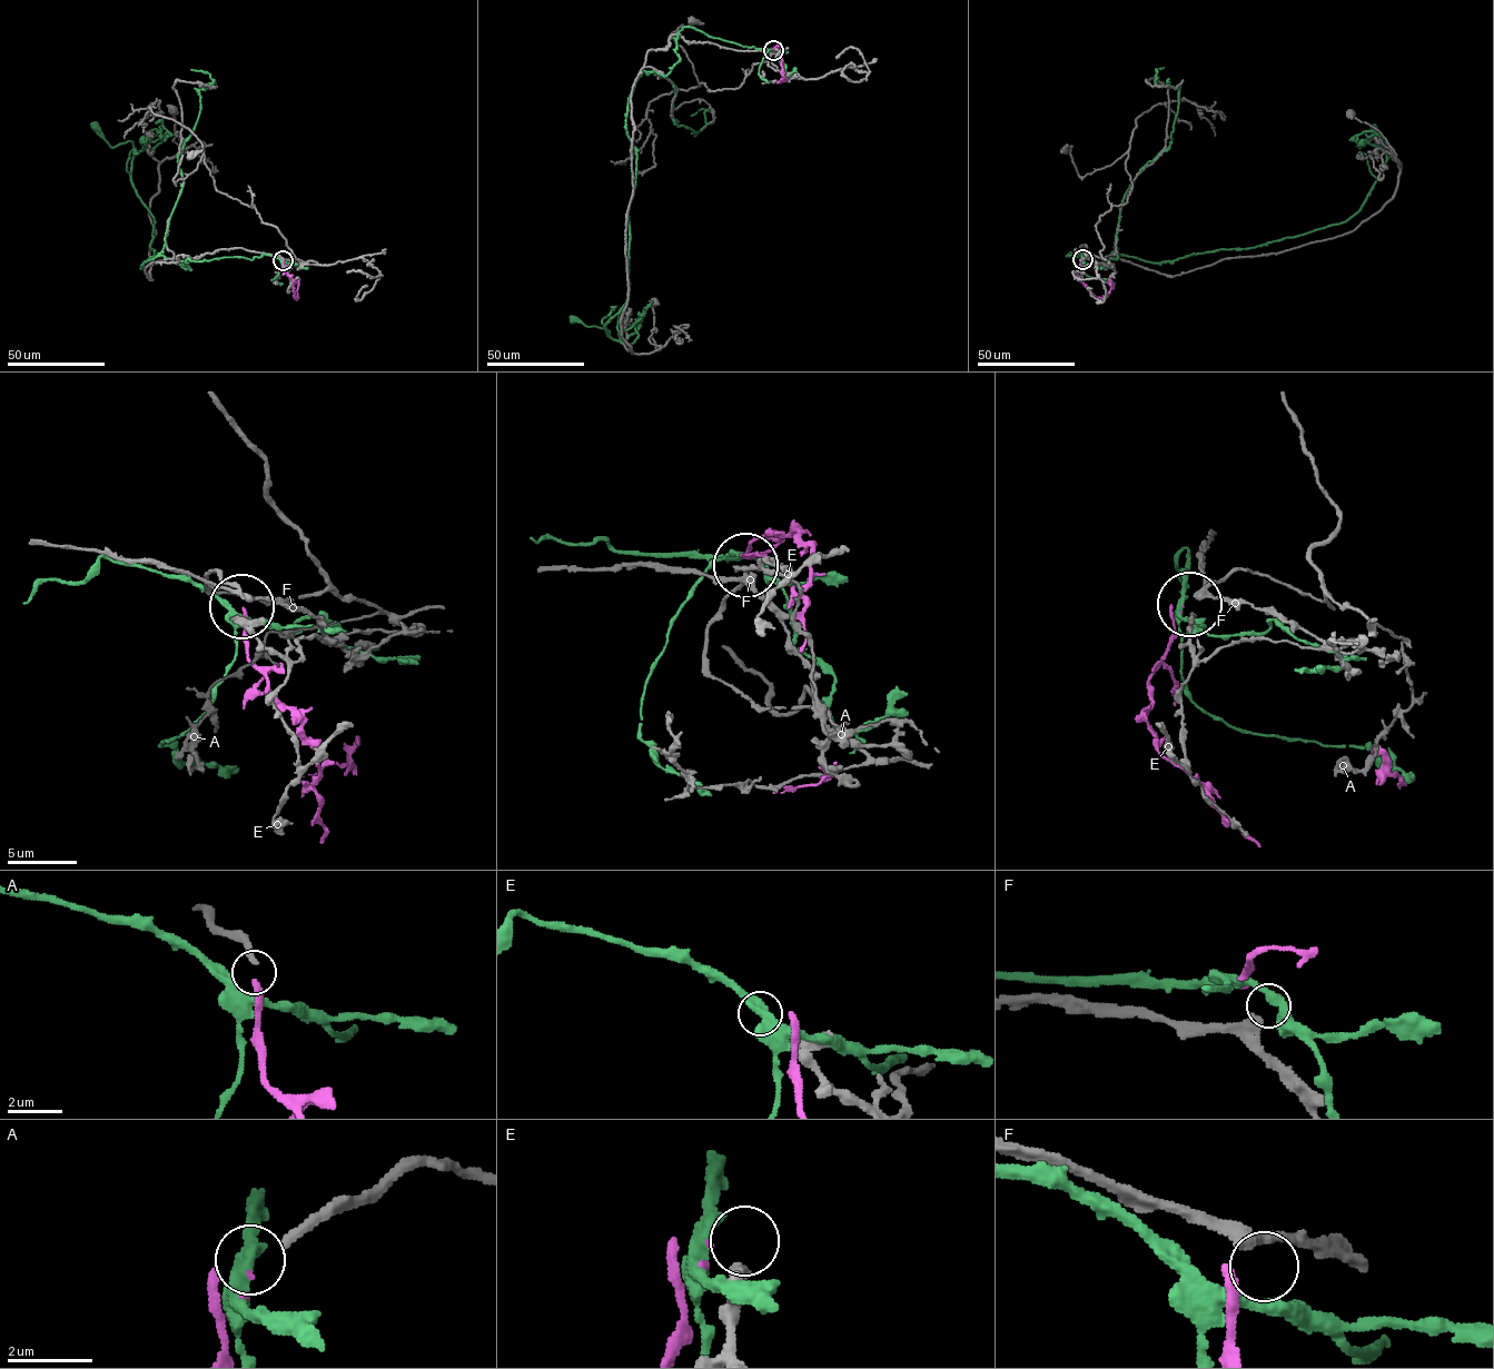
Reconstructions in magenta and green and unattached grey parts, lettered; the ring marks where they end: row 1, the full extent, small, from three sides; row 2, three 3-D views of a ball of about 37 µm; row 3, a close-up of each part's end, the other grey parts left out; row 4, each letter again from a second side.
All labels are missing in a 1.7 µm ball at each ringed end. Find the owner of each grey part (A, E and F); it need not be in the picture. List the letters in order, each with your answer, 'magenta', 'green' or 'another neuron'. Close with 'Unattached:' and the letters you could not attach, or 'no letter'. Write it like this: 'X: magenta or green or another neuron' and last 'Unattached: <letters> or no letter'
A: magenta
E: another neuron
F: another neuron
Unattached: E, F

